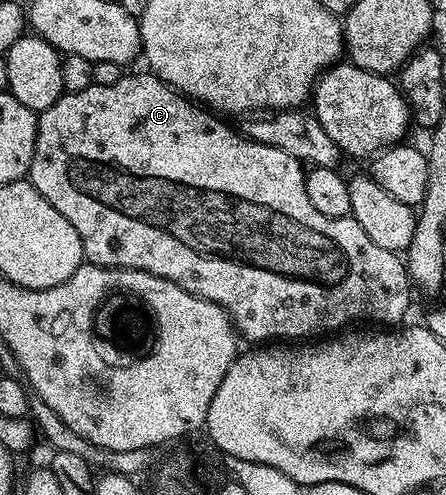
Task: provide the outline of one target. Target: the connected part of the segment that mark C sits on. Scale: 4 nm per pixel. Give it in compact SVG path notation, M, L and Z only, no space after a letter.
M141 71L135 76L123 74L120 82L112 82L112 86L94 83L88 86L88 90L66 92L52 106L48 106L48 110L41 112L38 118L36 150L32 154L28 183L52 207L60 210L68 222L72 222L72 230L80 234L82 255L89 263L105 268L144 270L160 278L168 278L168 282L176 282L176 286L220 305L234 321L235 329L245 339L247 336L254 340L250 342L294 342L299 338L314 338L317 332L330 334L345 329L342 327L353 320L375 320L378 326L398 326L405 321L402 319L410 308L412 285L406 272L405 259L399 253L384 250L384 246L376 246L376 242L364 234L360 222L356 222L353 216L328 218L328 214L320 214L320 210L314 209L306 189L306 172L296 157L289 156L275 146L259 144L241 131L233 132L222 121L225 119L219 118L213 111L199 106L181 92L174 91L153 72Z

